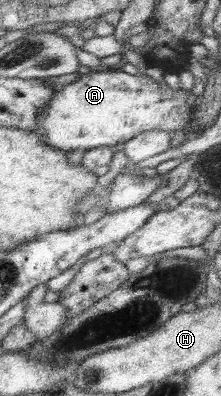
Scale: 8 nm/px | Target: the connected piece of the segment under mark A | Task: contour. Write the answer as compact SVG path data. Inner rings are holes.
M120 67L90 72L53 92L49 104L41 110L41 114L37 114L34 132L49 147L66 152L117 147L149 130L189 132L196 101L192 91L173 90L165 81L157 82L140 73L131 75Z

